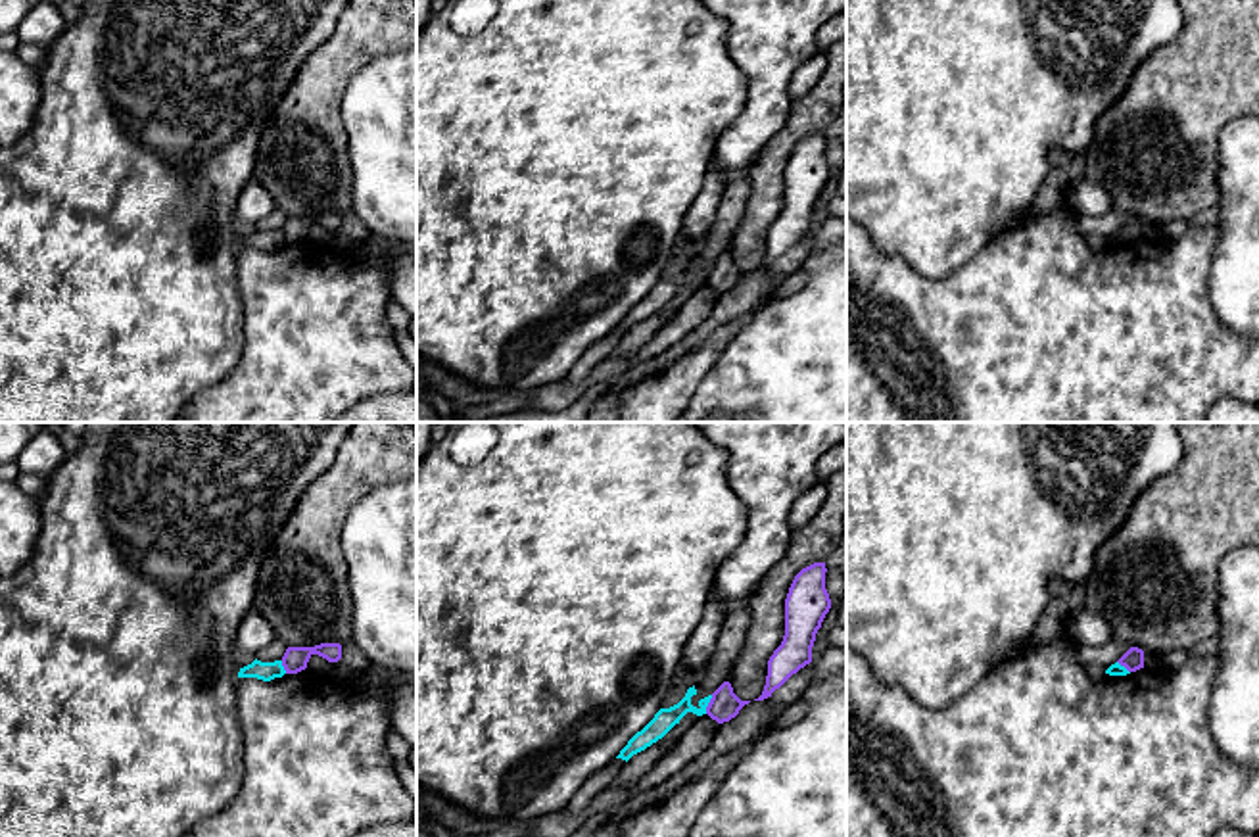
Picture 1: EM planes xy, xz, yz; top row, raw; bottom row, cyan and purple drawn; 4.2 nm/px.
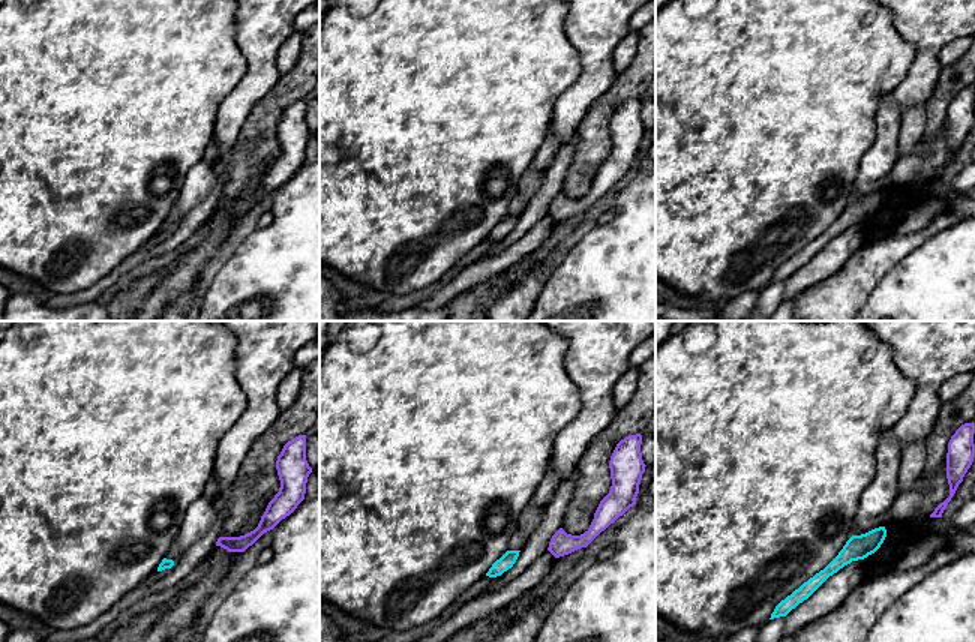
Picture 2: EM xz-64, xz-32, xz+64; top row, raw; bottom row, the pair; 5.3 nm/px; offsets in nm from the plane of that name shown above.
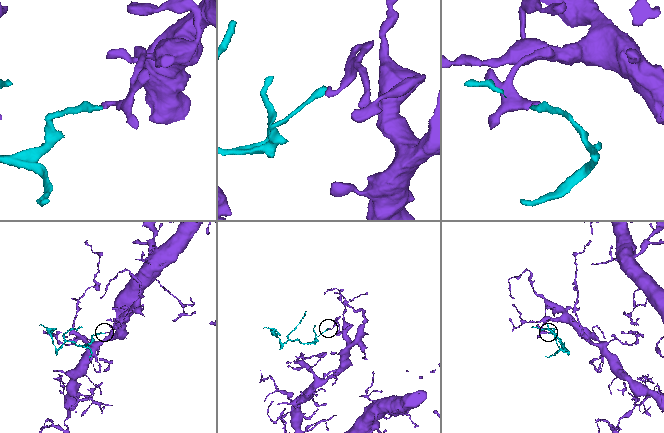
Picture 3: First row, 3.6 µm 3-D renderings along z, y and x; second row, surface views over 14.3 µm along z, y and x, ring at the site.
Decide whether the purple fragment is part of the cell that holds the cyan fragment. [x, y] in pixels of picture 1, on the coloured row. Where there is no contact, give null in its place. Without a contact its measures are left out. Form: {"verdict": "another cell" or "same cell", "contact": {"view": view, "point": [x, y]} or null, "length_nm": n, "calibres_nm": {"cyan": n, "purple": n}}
{"verdict": "another cell", "contact": {"view": "xz", "point": [707, 705]}, "length_nm": 90, "calibres_nm": {"cyan": 90, "purple": 130}}

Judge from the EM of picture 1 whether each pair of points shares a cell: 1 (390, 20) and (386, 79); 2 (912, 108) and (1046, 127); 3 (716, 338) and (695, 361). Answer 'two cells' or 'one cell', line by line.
1: two cells
2: one cell
3: one cell

